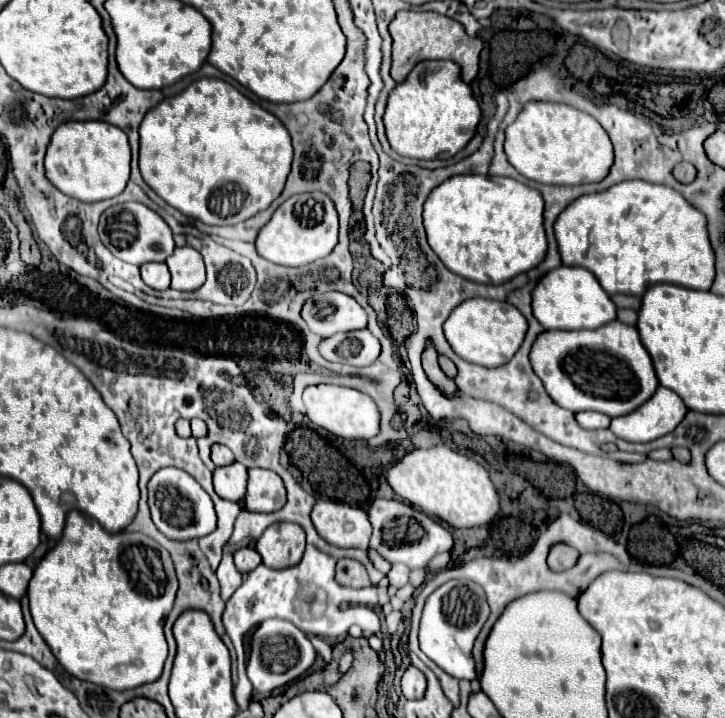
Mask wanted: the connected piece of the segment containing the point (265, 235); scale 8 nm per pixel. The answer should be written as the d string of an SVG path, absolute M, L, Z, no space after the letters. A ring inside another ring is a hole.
M313 191L313 193L293 195L285 203L281 203L279 209L269 219L269 223L259 231L255 247L263 259L275 265L303 267L313 263L315 259L327 257L337 245L337 233L339 233L339 221L333 201L325 197L325 193Z

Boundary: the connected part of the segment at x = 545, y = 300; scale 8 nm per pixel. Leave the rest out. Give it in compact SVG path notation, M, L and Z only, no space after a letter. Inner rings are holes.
M557 267L539 279L531 293L533 315L545 329L597 329L617 319L617 307L599 281L583 267Z

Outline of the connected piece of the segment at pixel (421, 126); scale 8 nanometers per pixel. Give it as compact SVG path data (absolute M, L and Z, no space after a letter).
M419 61L403 83L397 83L389 93L387 107L383 113L385 133L395 153L413 159L449 159L459 153L475 133L481 111L471 95L471 87L459 79L459 65L453 61Z

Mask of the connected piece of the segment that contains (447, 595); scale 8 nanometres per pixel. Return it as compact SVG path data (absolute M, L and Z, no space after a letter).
M451 579L443 583L427 597L423 607L421 627L419 627L421 651L449 675L473 681L477 675L471 649L487 617L489 617L487 597L477 583L467 579Z

